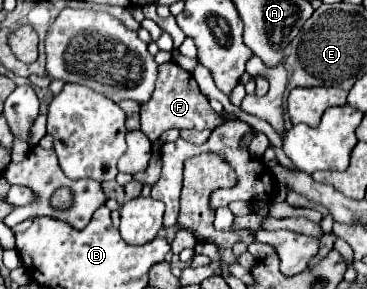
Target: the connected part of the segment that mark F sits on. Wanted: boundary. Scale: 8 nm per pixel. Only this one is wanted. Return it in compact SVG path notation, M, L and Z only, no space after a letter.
M176 62L160 64L158 72L160 74L158 74L158 80L156 80L156 90L154 90L150 102L142 104L142 110L140 110L142 132L148 136L150 142L156 142L170 128L178 128L178 130L182 130L182 128L214 130L216 126L226 122L226 118L222 114L218 114L210 108L208 98L200 92L200 88L198 88L198 84L196 84L196 80L192 78L190 72L180 68Z

